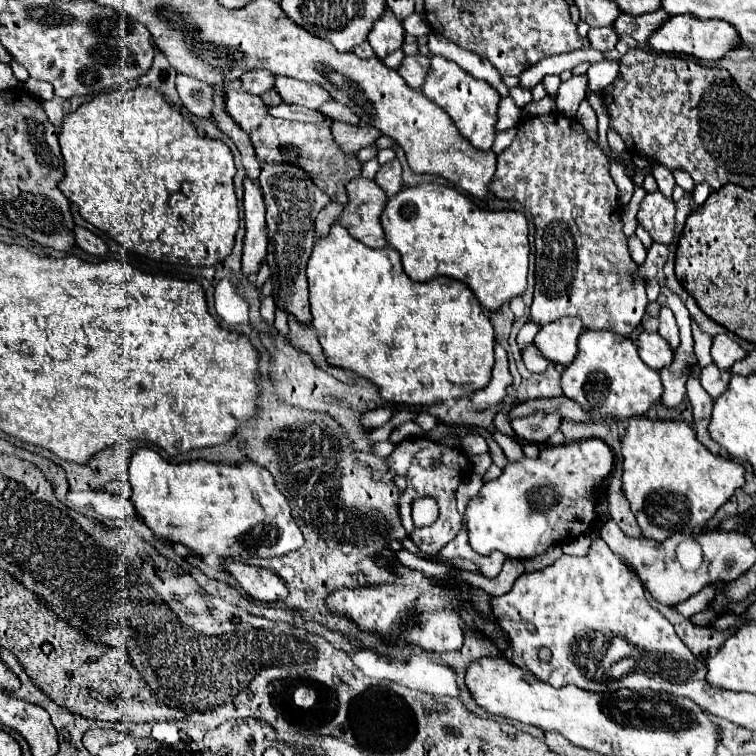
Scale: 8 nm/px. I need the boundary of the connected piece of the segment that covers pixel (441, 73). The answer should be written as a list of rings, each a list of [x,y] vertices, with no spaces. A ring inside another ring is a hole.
[[[434,56],[430,60],[430,72],[428,72],[426,84],[422,86],[422,94],[450,114],[460,134],[468,138],[474,148],[480,148],[480,150],[492,148],[498,120],[484,120],[484,114],[490,116],[498,108],[498,92],[492,86],[484,86],[484,80],[478,80],[472,74],[464,72],[458,64],[452,64],[452,60]]]

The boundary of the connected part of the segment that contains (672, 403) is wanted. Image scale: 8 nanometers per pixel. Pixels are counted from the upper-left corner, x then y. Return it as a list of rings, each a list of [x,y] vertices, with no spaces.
[[[658,274],[660,280],[660,290],[662,290],[662,304],[666,304],[674,316],[676,316],[676,324],[680,328],[680,346],[678,346],[678,354],[674,356],[674,362],[666,368],[660,370],[660,378],[664,384],[664,394],[660,398],[660,402],[666,408],[676,408],[684,394],[686,394],[686,378],[688,378],[688,364],[696,366],[696,356],[694,356],[694,340],[692,340],[692,320],[690,314],[686,310],[686,306],[682,304],[682,300],[672,294],[666,286],[664,286],[664,274]]]

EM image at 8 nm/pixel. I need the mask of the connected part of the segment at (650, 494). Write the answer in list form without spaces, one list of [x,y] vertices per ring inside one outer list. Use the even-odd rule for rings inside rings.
[[[630,418],[622,436],[622,456],[622,492],[632,504],[642,536],[650,540],[666,540],[678,532],[692,534],[744,484],[744,466],[714,456],[696,440],[696,432],[686,422]]]

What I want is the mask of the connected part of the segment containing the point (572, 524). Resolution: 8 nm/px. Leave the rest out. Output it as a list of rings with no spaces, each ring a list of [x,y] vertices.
[[[582,440],[562,446],[540,446],[540,458],[526,458],[522,462],[508,464],[500,478],[490,480],[466,506],[466,528],[470,546],[486,556],[494,550],[512,560],[526,560],[544,554],[552,544],[562,542],[568,536],[588,532],[594,522],[594,488],[598,488],[612,468],[612,450],[602,440]]]

